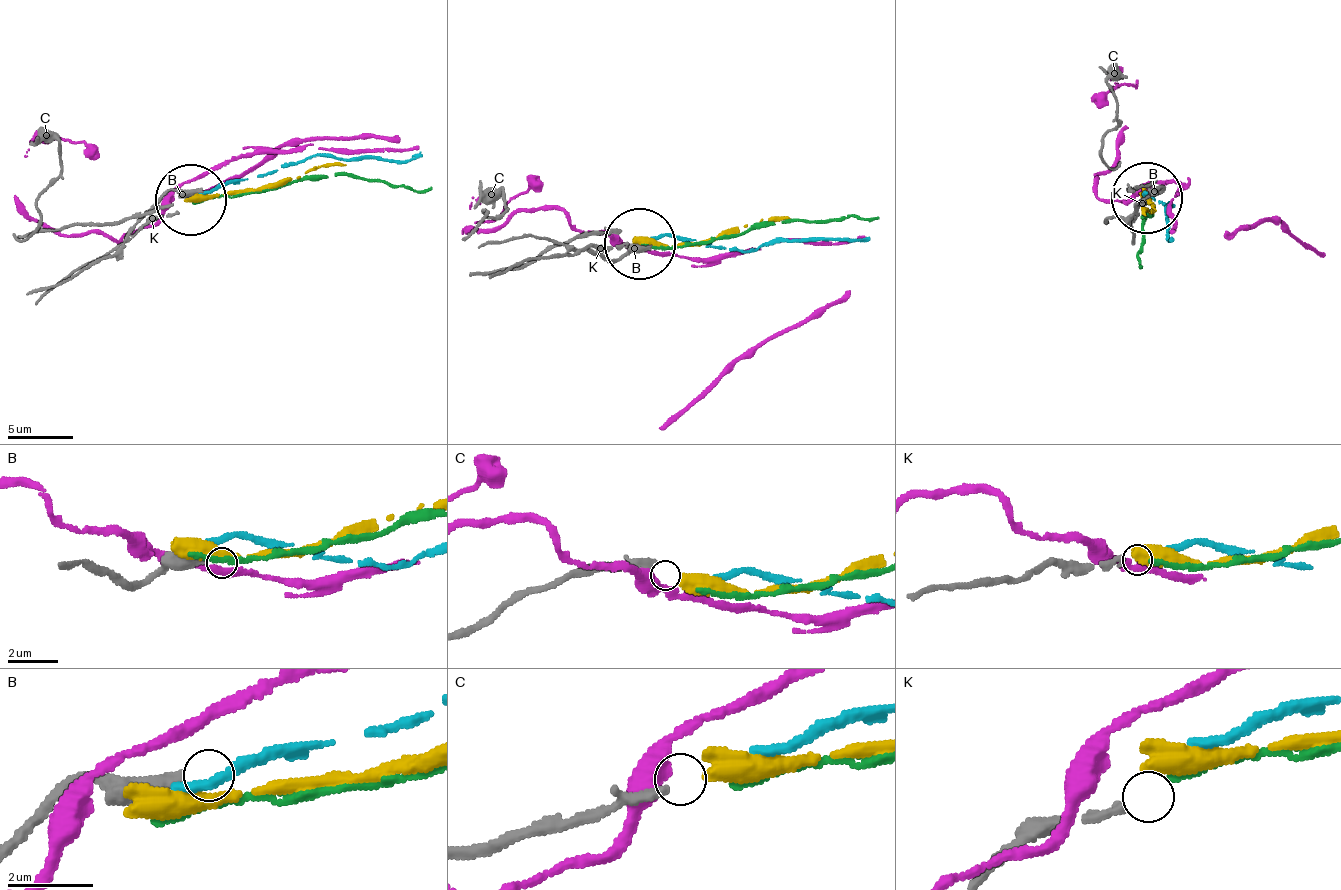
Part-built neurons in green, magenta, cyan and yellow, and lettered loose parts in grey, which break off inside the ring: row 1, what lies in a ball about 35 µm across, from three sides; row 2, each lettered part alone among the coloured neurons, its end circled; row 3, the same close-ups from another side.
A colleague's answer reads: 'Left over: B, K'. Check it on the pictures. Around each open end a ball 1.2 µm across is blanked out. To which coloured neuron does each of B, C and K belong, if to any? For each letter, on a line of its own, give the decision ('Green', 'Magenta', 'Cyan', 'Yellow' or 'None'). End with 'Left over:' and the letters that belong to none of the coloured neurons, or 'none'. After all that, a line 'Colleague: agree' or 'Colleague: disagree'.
B: None
C: Yellow
K: None
Left over: B, K
Colleague: agree

